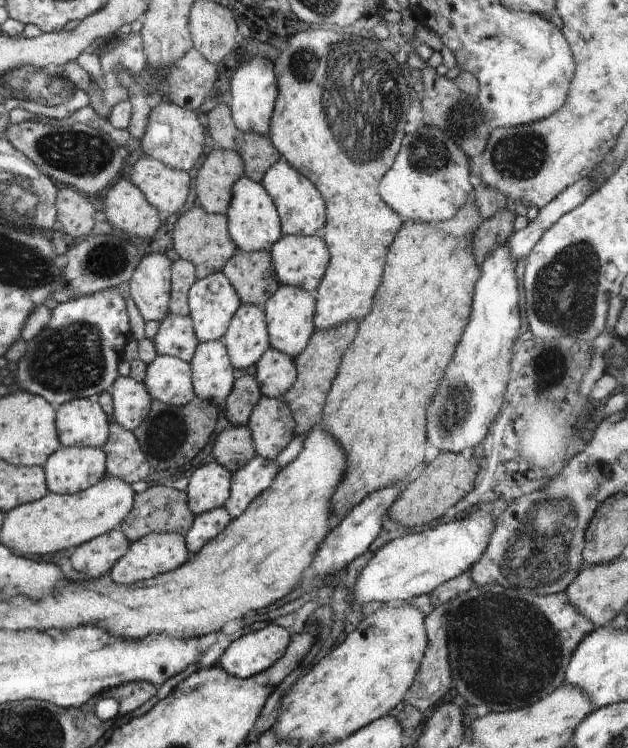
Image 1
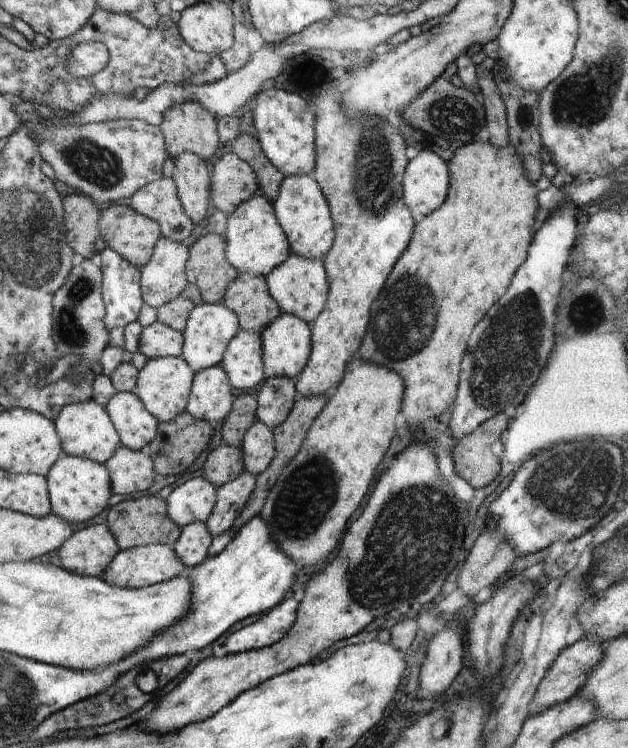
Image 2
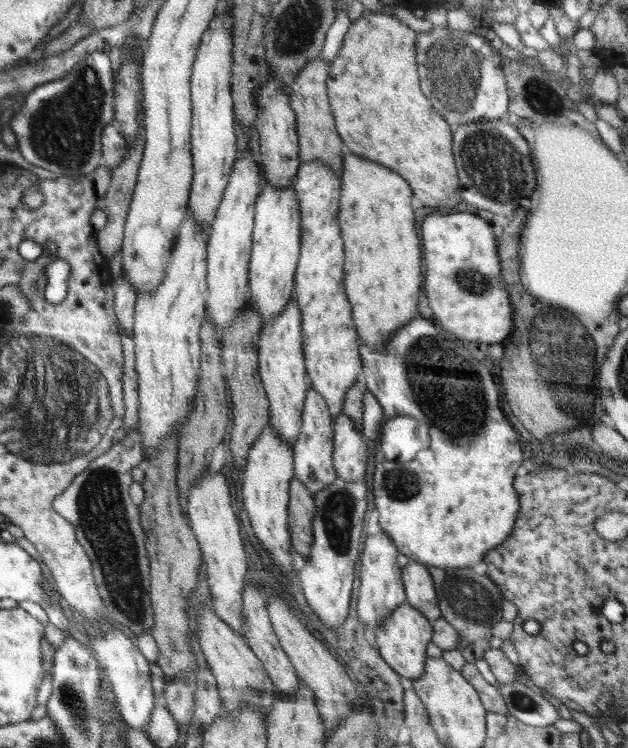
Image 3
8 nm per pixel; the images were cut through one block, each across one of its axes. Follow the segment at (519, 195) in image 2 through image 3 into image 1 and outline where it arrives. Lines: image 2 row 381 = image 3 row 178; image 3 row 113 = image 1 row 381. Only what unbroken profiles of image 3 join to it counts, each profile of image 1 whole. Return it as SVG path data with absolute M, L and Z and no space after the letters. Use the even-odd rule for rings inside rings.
M474 193L469 195L470 201L462 206L461 210L449 220L445 222L424 223L423 221L412 221L404 219L402 227L395 235L392 245L387 249L385 257L385 266L383 269L383 278L377 292L374 294L373 304L370 313L359 322L357 332L352 343L346 348L336 377L332 382L330 391L328 392L323 416L318 426L322 428L330 436L334 436L334 440L342 446L344 454L346 454L346 470L342 476L342 482L338 484L335 492L331 495L330 504L330 520L334 518L332 527L336 527L340 520L350 513L362 500L365 500L370 494L377 492L380 488L396 485L406 480L406 477L419 464L424 462L424 452L426 452L426 432L424 432L424 422L426 422L426 406L434 394L434 388L438 384L438 378L442 378L442 372L446 368L446 364L450 363L455 347L462 337L464 328L470 319L471 305L473 300L473 289L480 278L481 270L477 266L471 252L471 241L474 238L475 231L483 222L479 218L478 210L474 204Z

